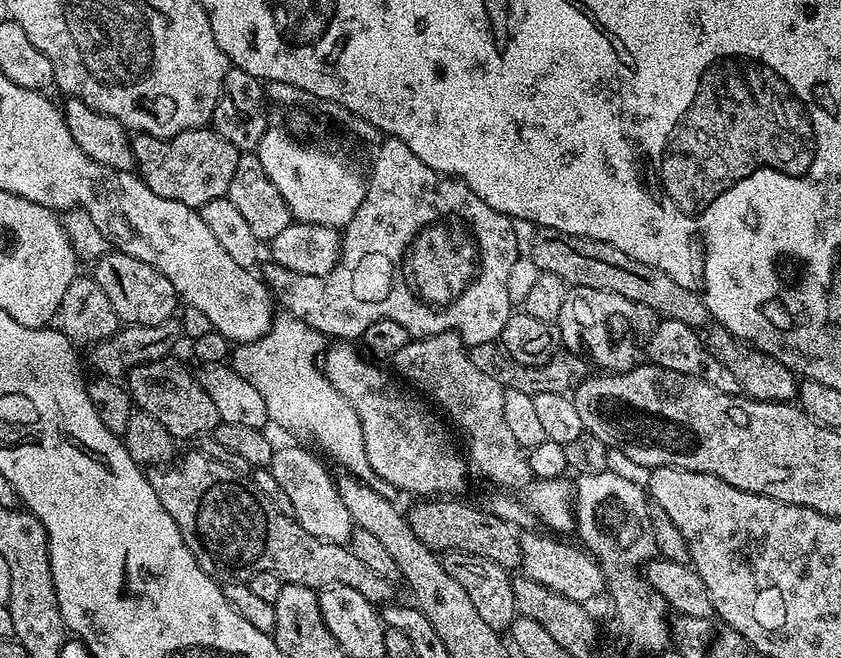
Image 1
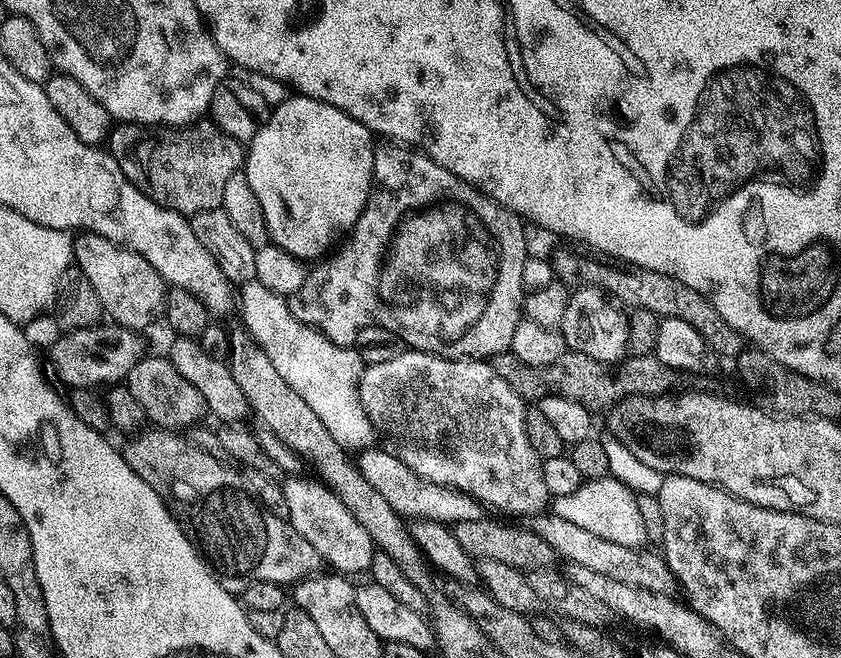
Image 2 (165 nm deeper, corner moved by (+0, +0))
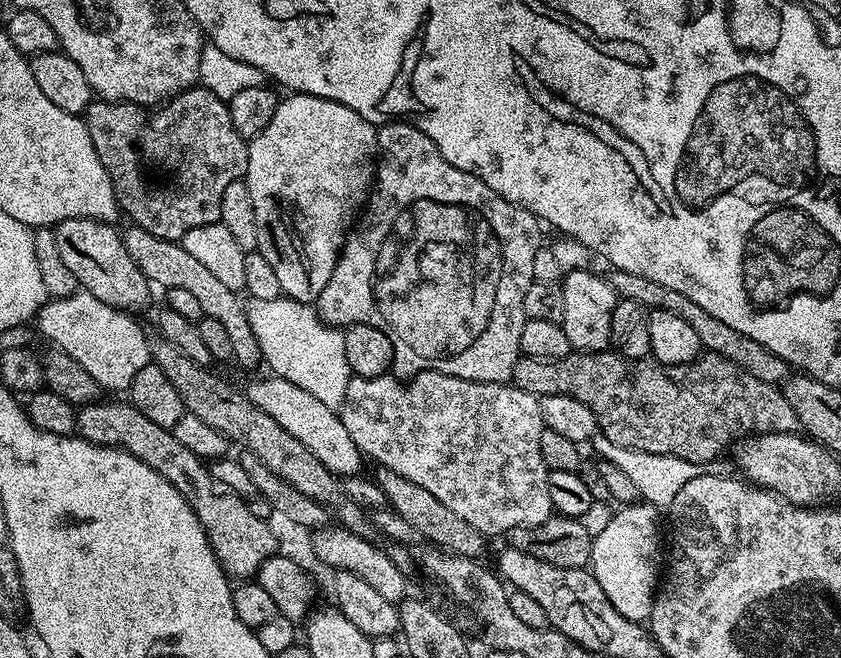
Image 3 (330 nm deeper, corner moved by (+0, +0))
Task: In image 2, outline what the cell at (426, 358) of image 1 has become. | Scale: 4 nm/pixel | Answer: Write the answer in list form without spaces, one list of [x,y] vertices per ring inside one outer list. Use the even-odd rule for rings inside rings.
[[[406,350],[402,354],[398,354],[398,358],[390,358],[390,362],[374,362],[367,365],[364,373],[360,375],[358,394],[362,402],[362,410],[370,418],[373,429],[379,435],[381,432],[382,435],[392,439],[391,447],[396,456],[410,470],[414,470],[414,474],[418,474],[438,486],[456,488],[457,491],[476,500],[485,509],[493,508],[496,511],[493,513],[503,514],[508,518],[520,518],[516,516],[531,518],[543,513],[549,507],[550,497],[546,490],[546,482],[542,478],[542,461],[534,450],[534,446],[530,446],[530,438],[526,438],[526,401],[518,394],[514,394],[514,390],[510,390],[506,381],[498,378],[498,374],[492,369],[488,360],[451,360],[445,356],[435,356],[433,352]]]

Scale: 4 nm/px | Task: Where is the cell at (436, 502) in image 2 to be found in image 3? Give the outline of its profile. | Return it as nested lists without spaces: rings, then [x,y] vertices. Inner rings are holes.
[[[265,375],[265,380],[252,380],[246,387],[248,401],[270,414],[286,434],[291,434],[326,466],[338,478],[345,476],[361,475],[363,464],[366,464],[366,457],[360,451],[360,447],[350,438],[346,426],[342,426],[339,415],[326,402],[318,402],[314,394],[302,390],[302,386],[294,386],[294,382],[286,382],[281,376]]]

